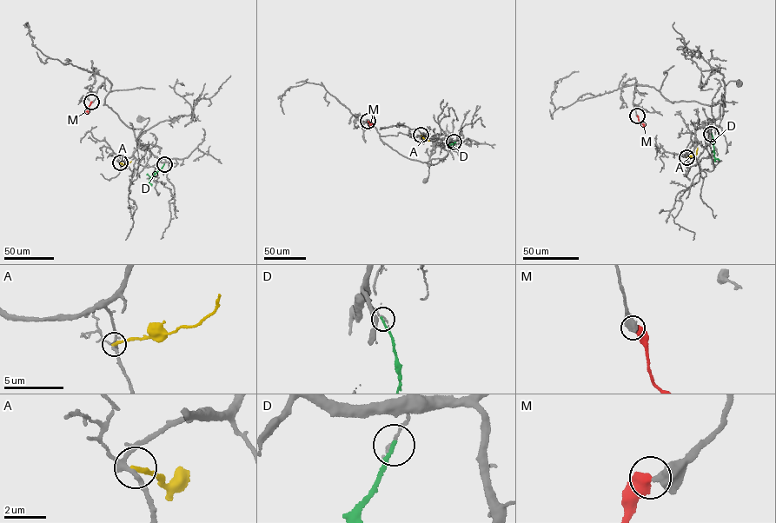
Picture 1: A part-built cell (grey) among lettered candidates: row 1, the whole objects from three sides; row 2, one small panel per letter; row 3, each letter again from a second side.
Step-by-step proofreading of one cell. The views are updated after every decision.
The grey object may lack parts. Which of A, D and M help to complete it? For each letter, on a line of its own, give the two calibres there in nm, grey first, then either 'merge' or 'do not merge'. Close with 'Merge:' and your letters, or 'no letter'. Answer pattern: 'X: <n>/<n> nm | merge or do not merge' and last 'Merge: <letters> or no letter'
A: 240/240 nm | do not merge
D: 130/170 nm | do not merge
M: 480/550 nm | merge
Merge: M

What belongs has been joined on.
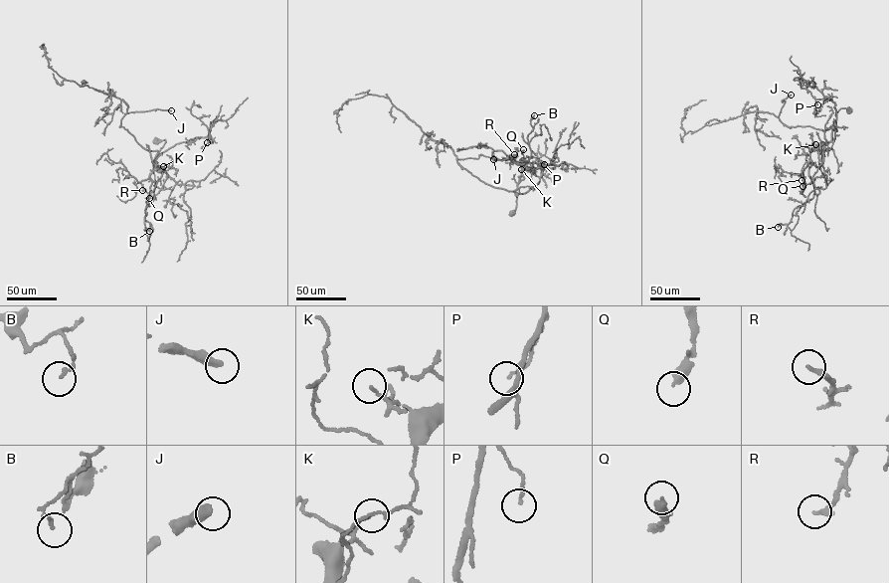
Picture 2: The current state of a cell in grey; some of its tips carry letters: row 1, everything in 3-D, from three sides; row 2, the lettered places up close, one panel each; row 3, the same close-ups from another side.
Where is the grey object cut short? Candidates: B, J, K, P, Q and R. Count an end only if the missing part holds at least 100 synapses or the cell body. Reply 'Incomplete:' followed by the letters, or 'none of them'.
Incomplete: J

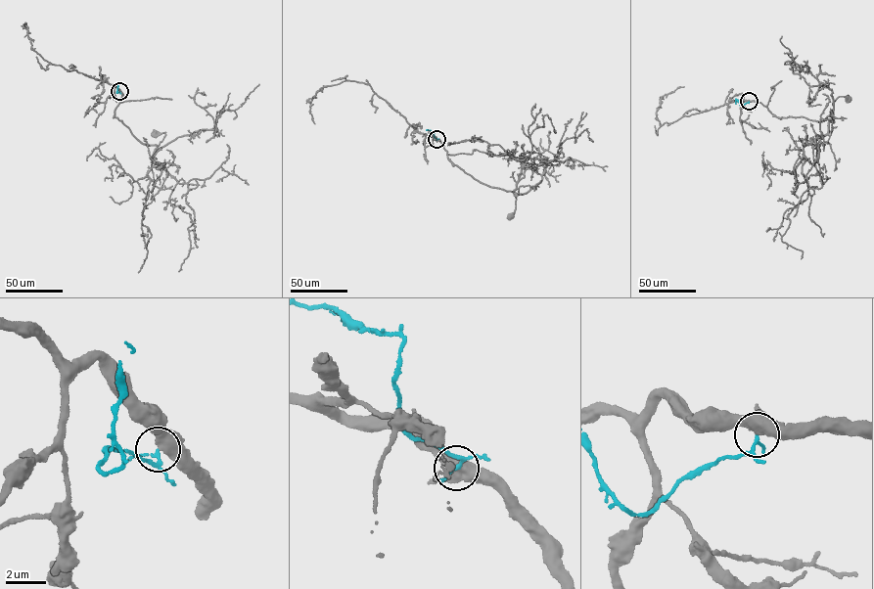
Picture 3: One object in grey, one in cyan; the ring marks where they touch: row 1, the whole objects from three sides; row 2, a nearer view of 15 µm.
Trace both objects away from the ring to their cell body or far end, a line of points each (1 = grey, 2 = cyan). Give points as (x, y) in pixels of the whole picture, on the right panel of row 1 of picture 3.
1: (749, 101), (760, 103), (779, 117), (801, 116), (819, 121), (831, 115), (833, 102), (840, 96), (849, 100)
2: (749, 101), (741, 106), (736, 99), (736, 104)

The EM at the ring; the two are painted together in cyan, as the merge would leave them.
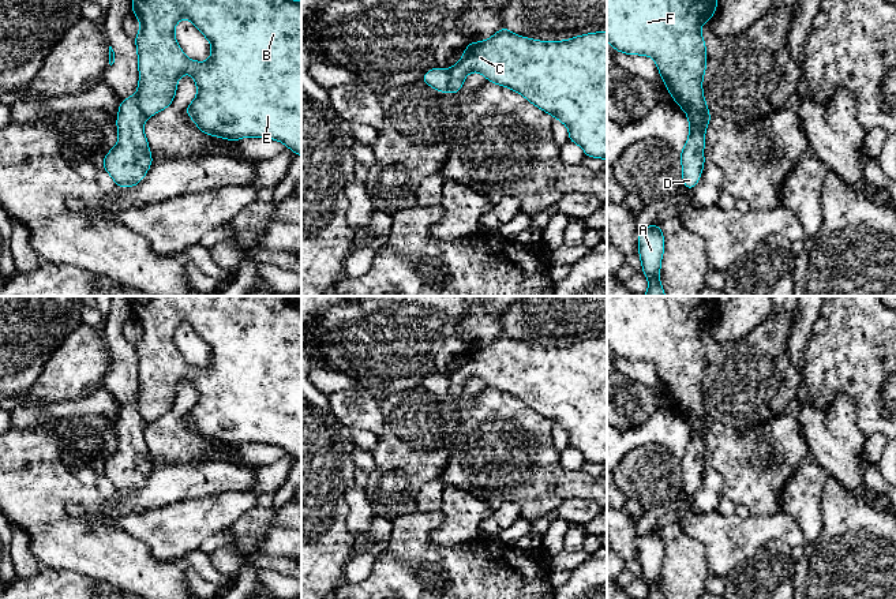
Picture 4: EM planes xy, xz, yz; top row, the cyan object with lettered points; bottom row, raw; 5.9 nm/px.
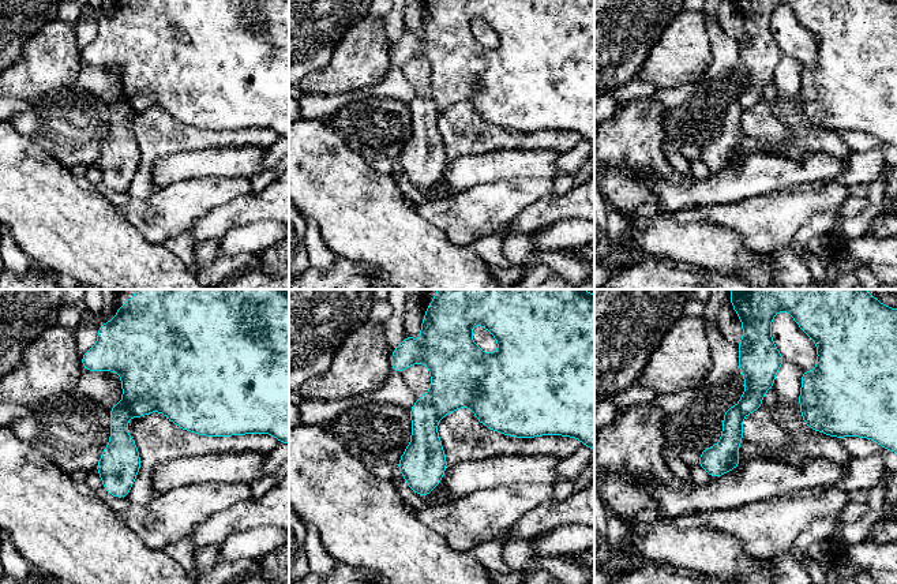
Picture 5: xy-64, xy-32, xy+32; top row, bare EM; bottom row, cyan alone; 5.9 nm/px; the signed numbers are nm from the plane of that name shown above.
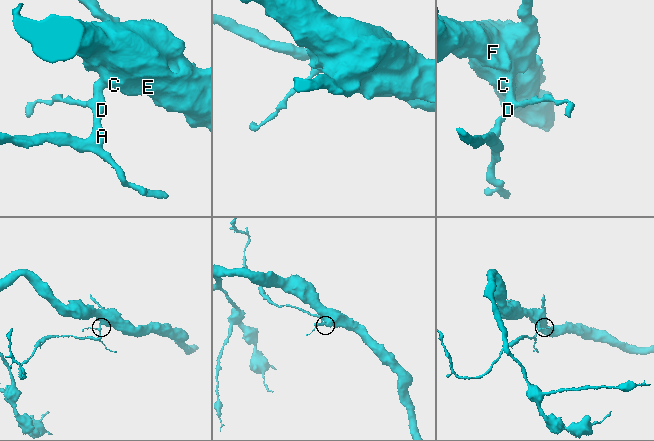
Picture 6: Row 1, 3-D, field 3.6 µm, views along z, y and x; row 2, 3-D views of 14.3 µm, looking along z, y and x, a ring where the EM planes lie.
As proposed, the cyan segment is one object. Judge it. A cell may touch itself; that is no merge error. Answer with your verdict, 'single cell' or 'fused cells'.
fused cells

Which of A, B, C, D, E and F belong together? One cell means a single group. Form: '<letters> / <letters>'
A D / B C E F

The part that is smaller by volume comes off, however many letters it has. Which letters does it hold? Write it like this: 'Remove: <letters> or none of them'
Remove: A, D

